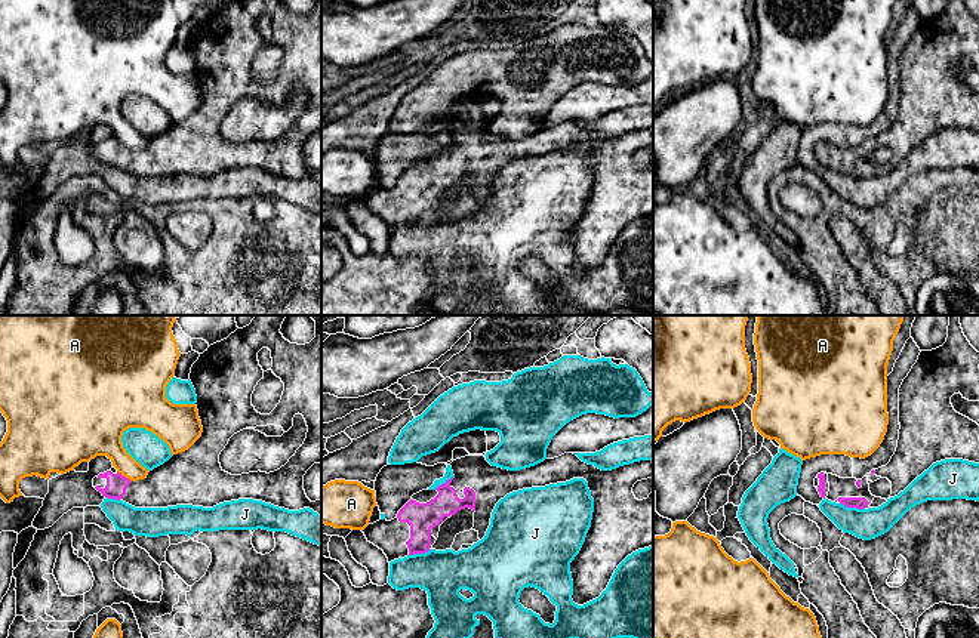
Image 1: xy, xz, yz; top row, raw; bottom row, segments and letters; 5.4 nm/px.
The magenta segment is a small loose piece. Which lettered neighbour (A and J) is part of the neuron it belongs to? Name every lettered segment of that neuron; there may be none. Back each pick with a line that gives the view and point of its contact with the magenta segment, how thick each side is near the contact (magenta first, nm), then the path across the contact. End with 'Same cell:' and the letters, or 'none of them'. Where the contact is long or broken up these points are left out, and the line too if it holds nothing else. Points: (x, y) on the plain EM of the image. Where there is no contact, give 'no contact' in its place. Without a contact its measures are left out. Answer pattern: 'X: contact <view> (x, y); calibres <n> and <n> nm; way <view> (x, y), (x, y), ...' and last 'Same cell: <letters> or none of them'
Same cell: none of them

